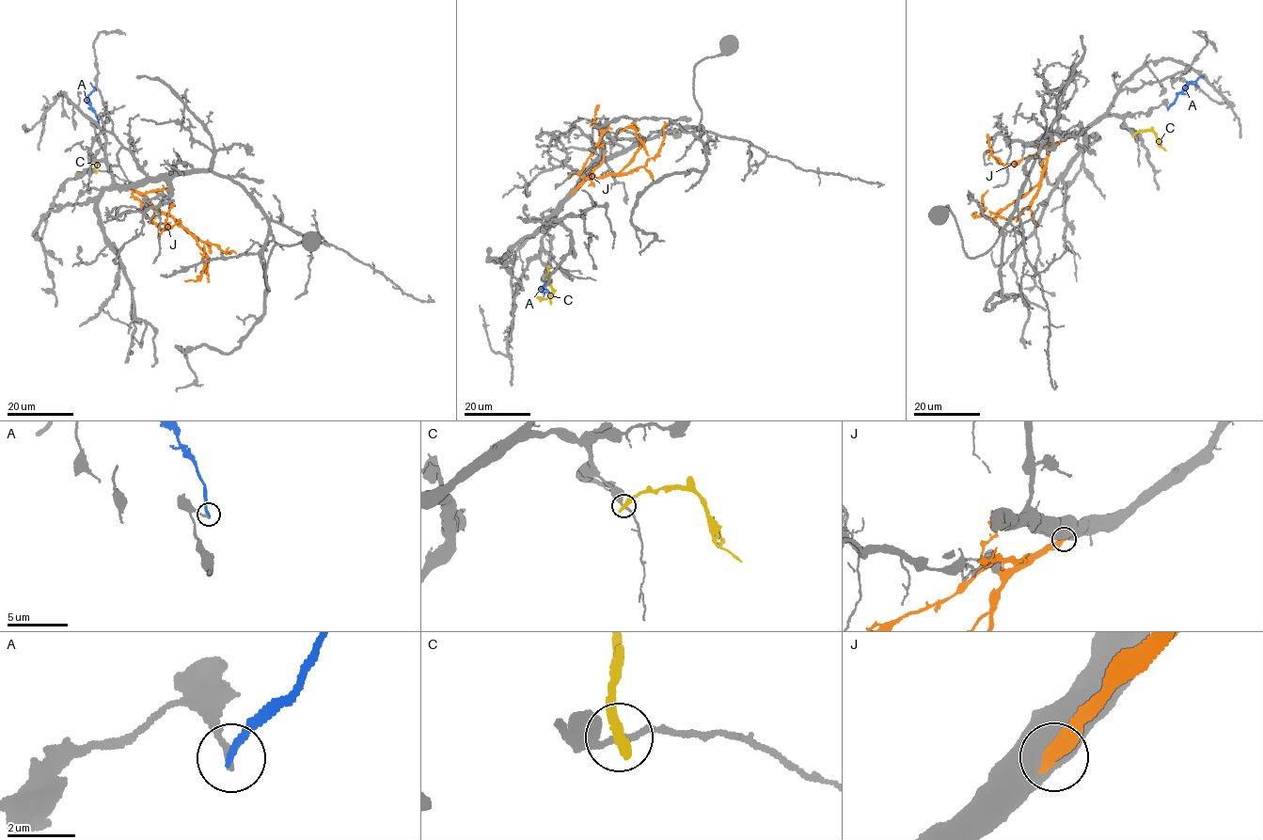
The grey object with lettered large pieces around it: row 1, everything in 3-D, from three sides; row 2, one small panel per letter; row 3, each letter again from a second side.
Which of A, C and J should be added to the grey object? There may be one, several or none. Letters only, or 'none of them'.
none of them

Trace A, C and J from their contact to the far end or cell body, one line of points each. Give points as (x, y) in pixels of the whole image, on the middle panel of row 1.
A: (552, 279), (541, 288), (547, 291), (544, 296)
C: (548, 266), (551, 293), (545, 299), (535, 296)
J: (573, 194), (581, 182), (613, 175), (629, 163), (644, 142), (635, 134), (634, 122)

